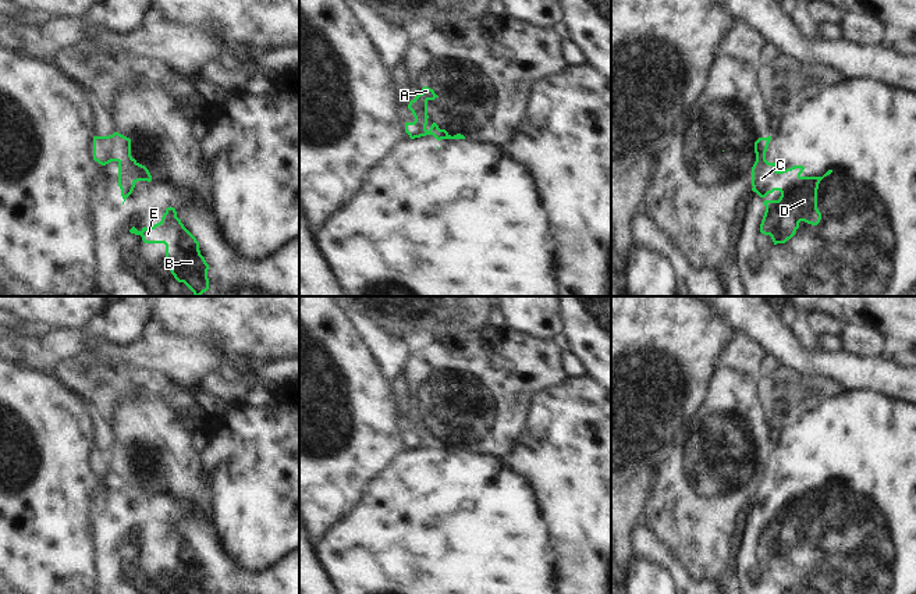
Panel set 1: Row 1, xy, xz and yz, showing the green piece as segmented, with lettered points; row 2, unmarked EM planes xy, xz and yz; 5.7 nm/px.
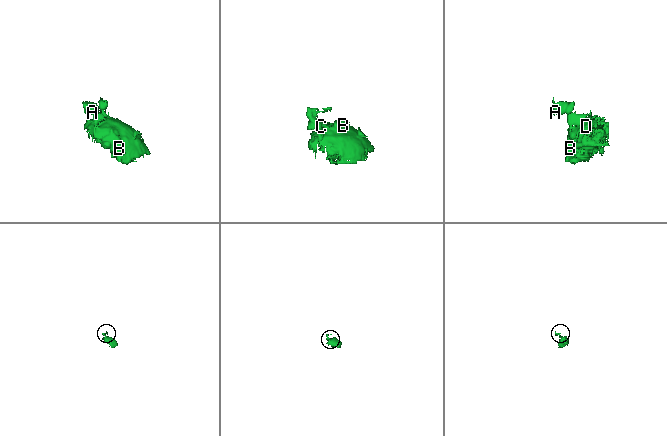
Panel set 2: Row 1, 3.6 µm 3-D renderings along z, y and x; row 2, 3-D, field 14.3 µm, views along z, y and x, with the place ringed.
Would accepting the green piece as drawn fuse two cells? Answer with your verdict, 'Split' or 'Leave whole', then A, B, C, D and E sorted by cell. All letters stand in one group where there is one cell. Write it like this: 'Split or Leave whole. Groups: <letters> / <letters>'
Split. Groups: A / B C D E

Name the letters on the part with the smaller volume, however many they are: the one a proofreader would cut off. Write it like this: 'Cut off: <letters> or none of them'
Cut off: A

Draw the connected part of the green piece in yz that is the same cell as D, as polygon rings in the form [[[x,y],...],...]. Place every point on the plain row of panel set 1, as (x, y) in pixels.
[[[756,472],[752,479],[752,502],[766,509],[780,502],[778,512],[764,512],[766,523],[760,536],[760,544],[770,547],[774,556],[791,551],[799,534],[805,533],[817,537],[821,524],[817,520],[817,501],[820,492],[830,487],[828,481],[823,488],[802,488],[803,477],[778,483],[775,474]]]

